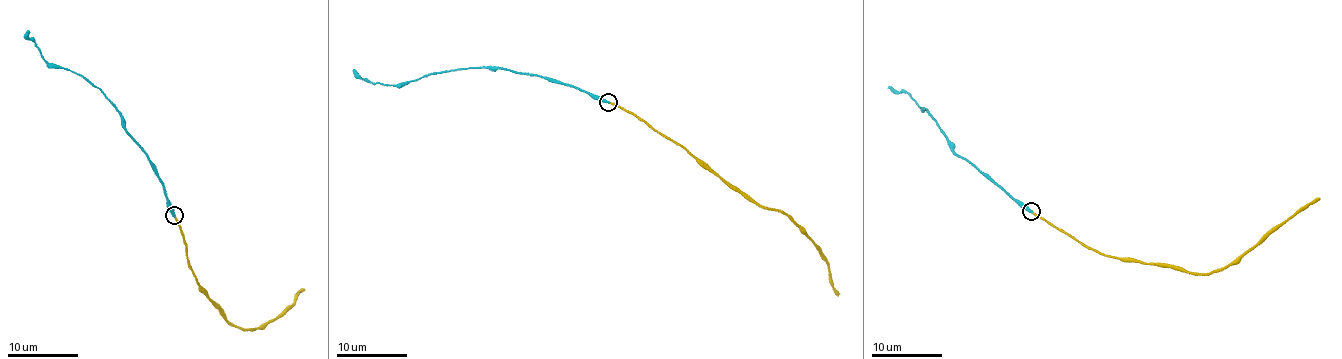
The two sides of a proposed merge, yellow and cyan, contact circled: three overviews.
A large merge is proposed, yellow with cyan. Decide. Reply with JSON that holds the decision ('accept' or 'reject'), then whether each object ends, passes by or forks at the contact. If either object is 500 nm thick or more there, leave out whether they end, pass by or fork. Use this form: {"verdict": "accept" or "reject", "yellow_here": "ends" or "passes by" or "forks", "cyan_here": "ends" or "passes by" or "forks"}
{"verdict": "accept", "yellow_here": "ends", "cyan_here": "ends"}

